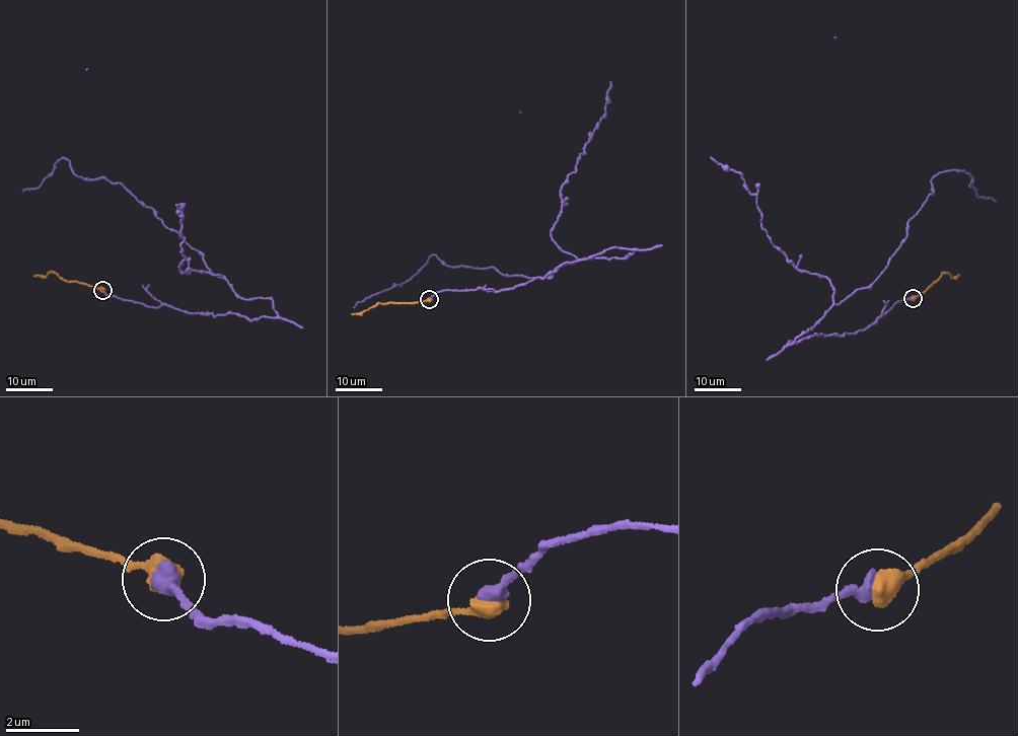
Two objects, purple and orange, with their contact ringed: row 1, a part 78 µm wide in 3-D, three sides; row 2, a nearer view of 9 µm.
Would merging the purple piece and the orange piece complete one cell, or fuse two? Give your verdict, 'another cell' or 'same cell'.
same cell

